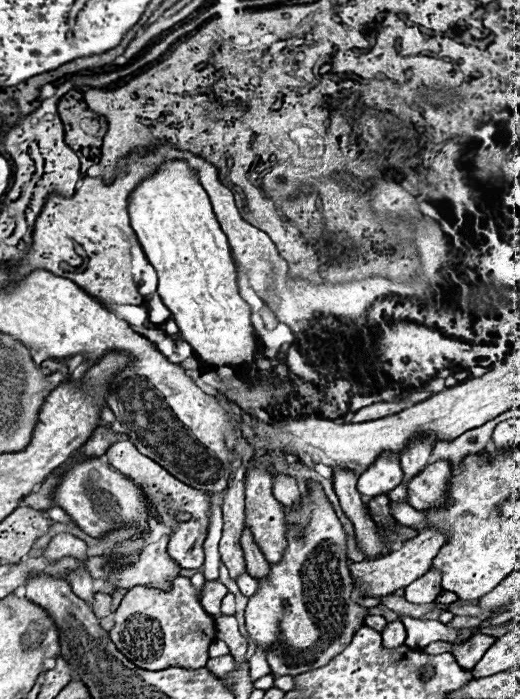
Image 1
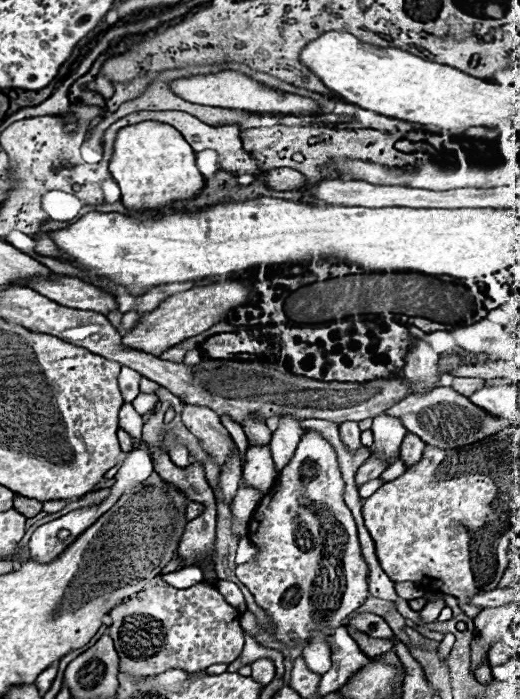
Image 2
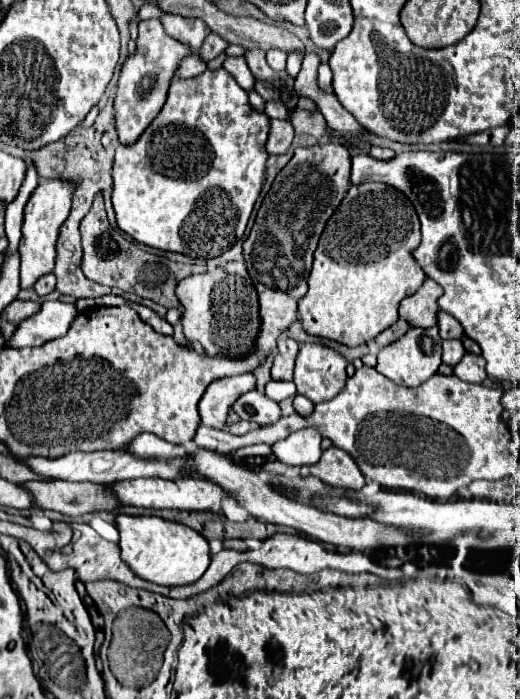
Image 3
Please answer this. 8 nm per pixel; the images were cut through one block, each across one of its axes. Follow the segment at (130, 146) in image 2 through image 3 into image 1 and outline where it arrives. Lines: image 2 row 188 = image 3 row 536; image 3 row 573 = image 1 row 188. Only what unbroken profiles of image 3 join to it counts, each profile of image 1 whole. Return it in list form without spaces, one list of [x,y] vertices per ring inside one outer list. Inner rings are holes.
[[[170,160],[160,164],[146,180],[142,180],[128,198],[130,224],[138,242],[157,273],[157,293],[170,308],[172,320],[178,324],[182,338],[194,352],[212,366],[240,366],[254,360],[256,334],[252,326],[250,306],[242,300],[236,286],[236,266],[218,220],[212,212],[210,198],[198,180],[198,172],[184,160]]]

